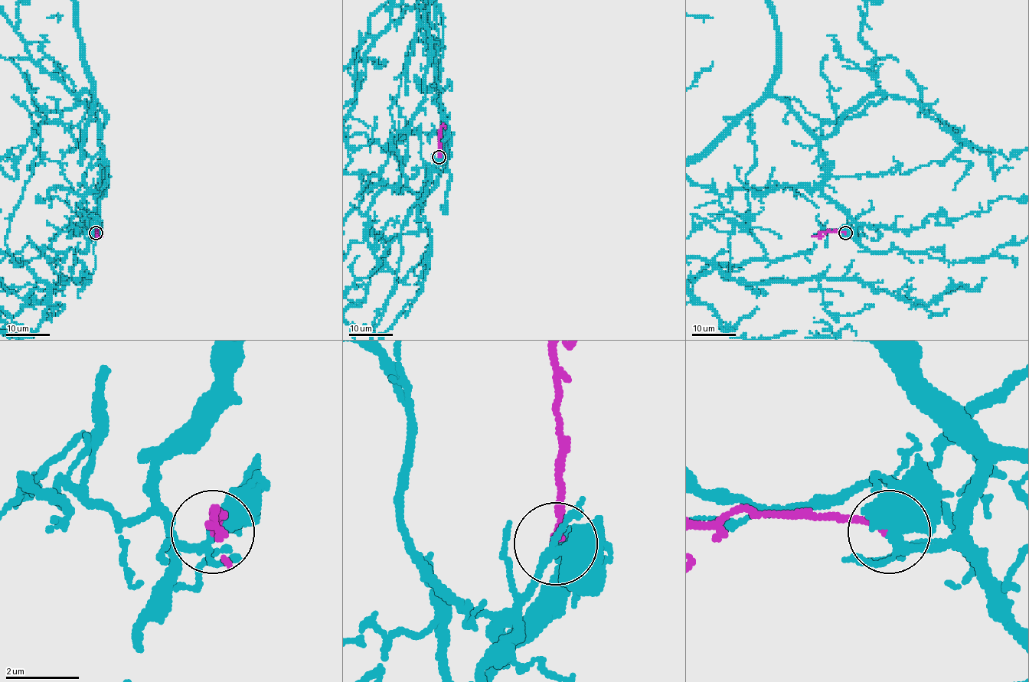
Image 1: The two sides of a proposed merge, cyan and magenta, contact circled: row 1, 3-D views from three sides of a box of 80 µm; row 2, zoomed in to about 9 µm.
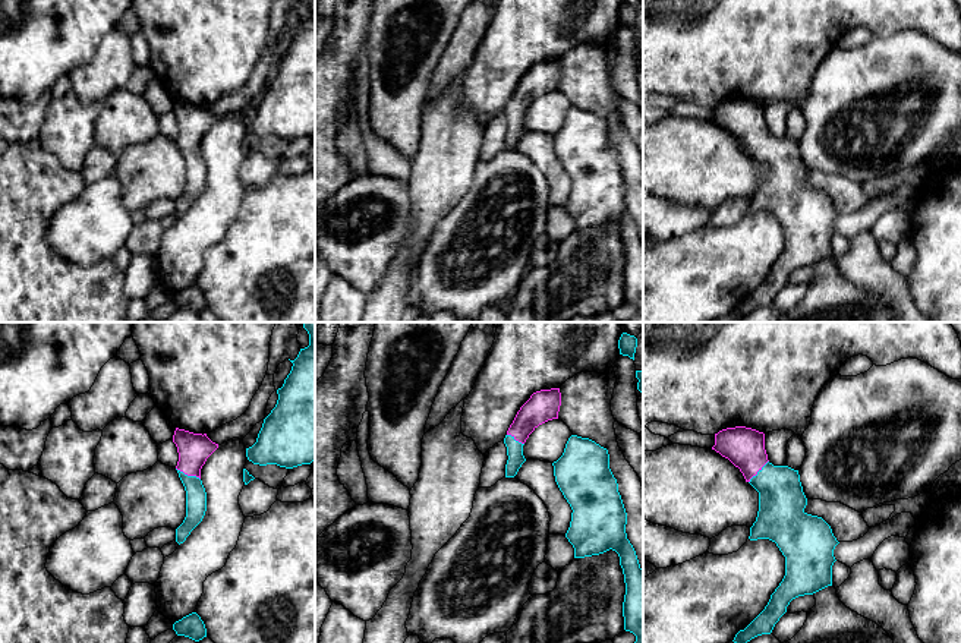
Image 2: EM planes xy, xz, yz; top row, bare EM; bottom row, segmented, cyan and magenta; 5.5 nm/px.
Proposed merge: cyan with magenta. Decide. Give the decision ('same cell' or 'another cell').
same cell

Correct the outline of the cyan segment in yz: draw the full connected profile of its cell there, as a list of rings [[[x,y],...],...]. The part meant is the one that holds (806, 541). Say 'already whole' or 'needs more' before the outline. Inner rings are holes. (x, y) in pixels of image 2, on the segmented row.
needs more | [[[746,426],[727,428],[715,434],[712,447],[722,457],[740,469],[746,482],[759,492],[759,511],[750,527],[750,540],[769,539],[776,543],[785,557],[785,576],[765,609],[744,628],[740,630],[734,643],[747,643],[752,639],[771,634],[775,624],[787,612],[790,602],[798,596],[813,595],[832,586],[832,565],[836,561],[834,549],[839,543],[831,526],[817,516],[804,511],[807,498],[803,492],[798,470],[788,466],[773,466],[765,450],[765,434]]]

